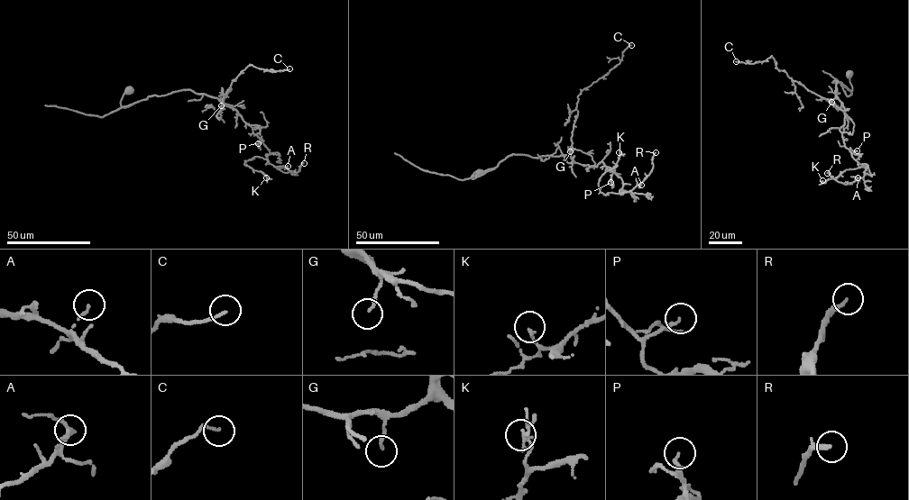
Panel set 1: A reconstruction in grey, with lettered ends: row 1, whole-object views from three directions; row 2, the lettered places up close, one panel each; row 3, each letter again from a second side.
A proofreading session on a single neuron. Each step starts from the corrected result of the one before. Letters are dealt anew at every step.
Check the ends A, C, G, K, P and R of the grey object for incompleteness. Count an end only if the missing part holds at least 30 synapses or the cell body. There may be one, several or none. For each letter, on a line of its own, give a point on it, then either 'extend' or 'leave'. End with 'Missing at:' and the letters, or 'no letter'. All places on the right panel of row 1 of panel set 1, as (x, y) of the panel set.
A: place (858, 177); leave
C: place (736, 61); leave
G: place (831, 102); leave
K: place (822, 180); leave
P: place (857, 150); leave
R: place (827, 173); leave
Missing at: no letter

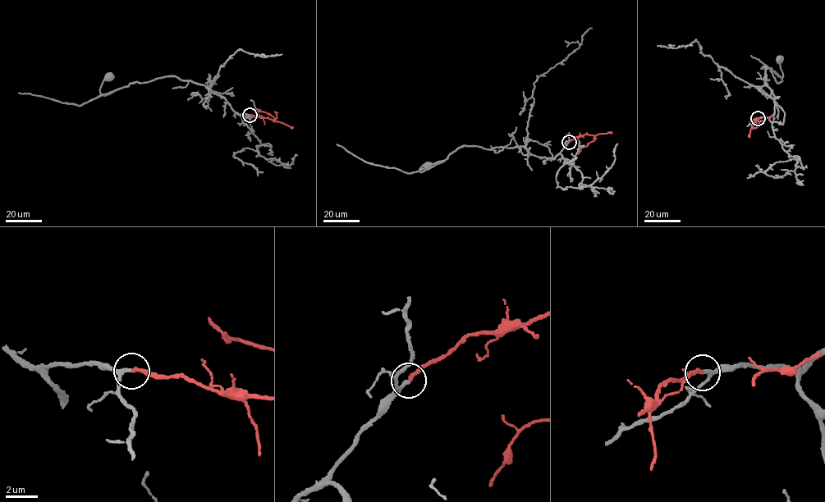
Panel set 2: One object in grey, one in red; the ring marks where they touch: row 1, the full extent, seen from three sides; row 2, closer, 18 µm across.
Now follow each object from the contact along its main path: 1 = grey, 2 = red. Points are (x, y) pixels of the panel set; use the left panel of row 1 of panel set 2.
1: (249, 115), (237, 114), (227, 101), (204, 85), (175, 76), (130, 83), (103, 95), (100, 88), (108, 76)
2: (249, 115), (276, 121), (269, 114), (258, 108)

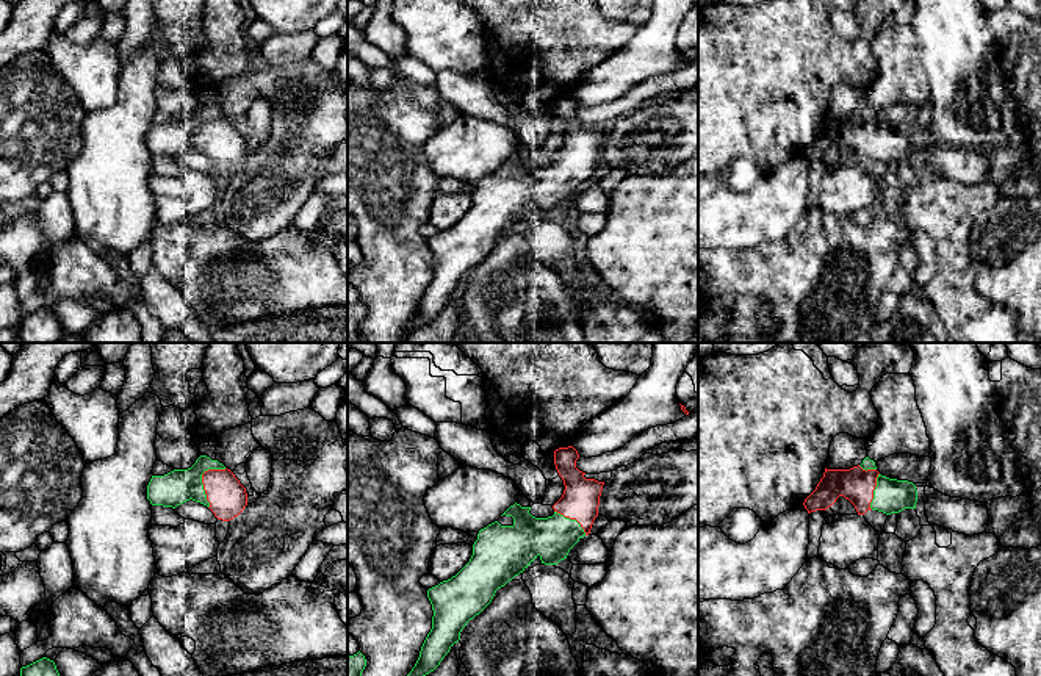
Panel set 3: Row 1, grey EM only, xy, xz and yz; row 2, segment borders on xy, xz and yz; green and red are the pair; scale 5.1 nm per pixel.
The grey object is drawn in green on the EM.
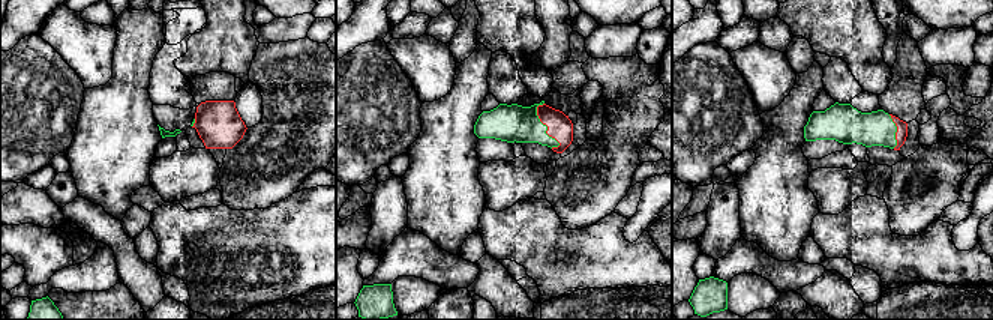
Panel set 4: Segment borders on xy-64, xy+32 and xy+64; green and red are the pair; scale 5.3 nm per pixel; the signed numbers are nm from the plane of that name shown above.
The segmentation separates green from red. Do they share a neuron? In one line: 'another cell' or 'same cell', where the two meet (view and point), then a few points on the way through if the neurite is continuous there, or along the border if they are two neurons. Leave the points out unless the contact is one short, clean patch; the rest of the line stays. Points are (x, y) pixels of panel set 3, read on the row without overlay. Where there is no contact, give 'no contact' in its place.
same cell; contact xy (201, 129)

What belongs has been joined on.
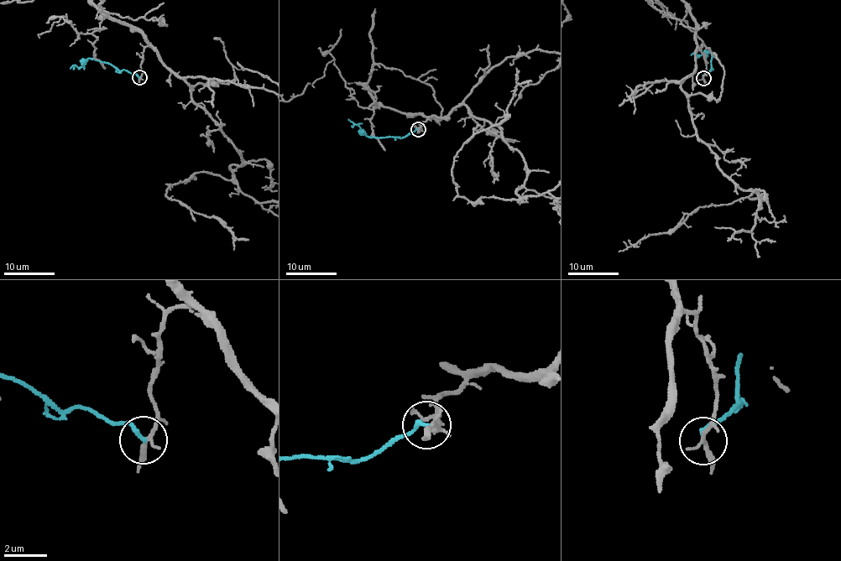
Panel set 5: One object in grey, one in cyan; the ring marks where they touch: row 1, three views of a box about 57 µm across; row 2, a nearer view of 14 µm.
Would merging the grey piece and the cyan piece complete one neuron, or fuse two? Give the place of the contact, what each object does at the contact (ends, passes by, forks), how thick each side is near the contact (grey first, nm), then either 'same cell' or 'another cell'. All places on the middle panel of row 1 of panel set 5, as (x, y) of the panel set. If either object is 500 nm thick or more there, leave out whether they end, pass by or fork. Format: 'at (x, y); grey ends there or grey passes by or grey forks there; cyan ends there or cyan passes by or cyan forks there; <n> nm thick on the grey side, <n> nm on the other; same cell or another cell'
at (418, 129); grey passes by; cyan ends there; 220 nm thick on the grey side, 200 nm on the other; another cell

